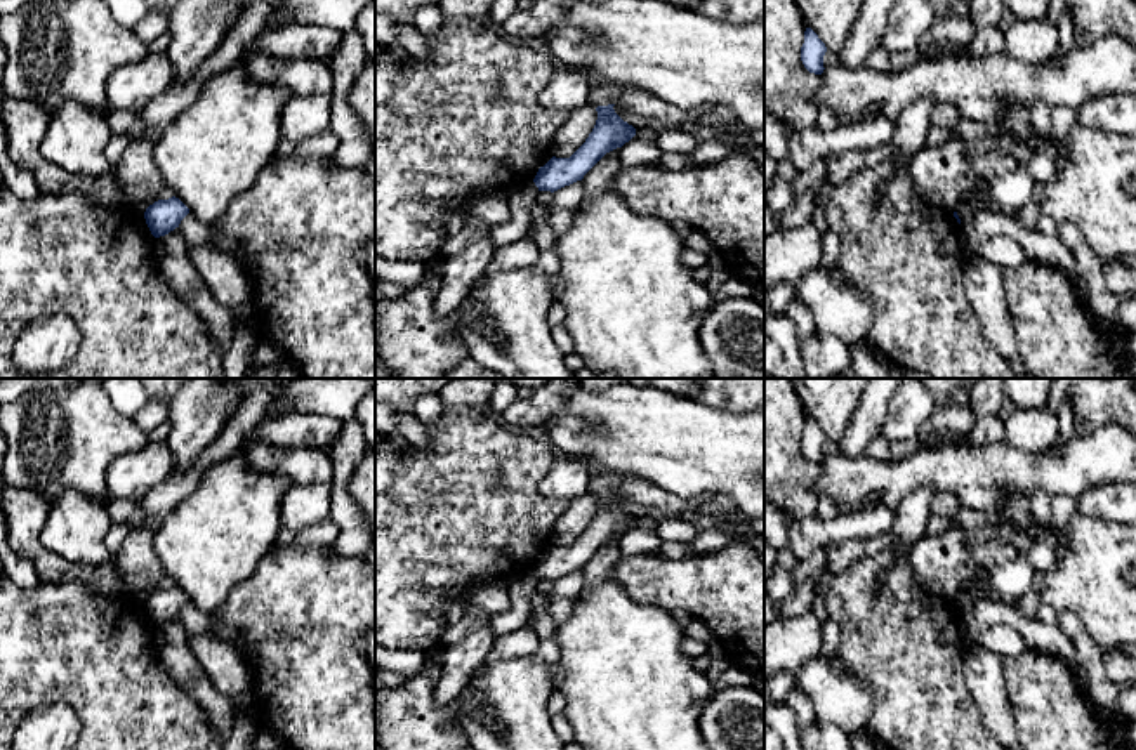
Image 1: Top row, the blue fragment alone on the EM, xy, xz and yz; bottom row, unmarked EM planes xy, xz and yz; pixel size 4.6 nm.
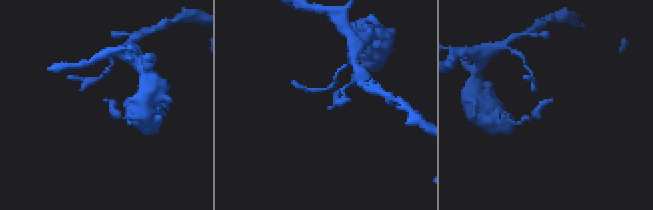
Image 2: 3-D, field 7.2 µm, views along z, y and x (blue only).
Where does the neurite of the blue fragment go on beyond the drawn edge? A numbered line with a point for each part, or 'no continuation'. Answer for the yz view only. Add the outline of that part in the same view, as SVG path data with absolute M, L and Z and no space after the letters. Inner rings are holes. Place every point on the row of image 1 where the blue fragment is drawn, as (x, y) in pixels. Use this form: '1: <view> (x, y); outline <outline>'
no continuation

